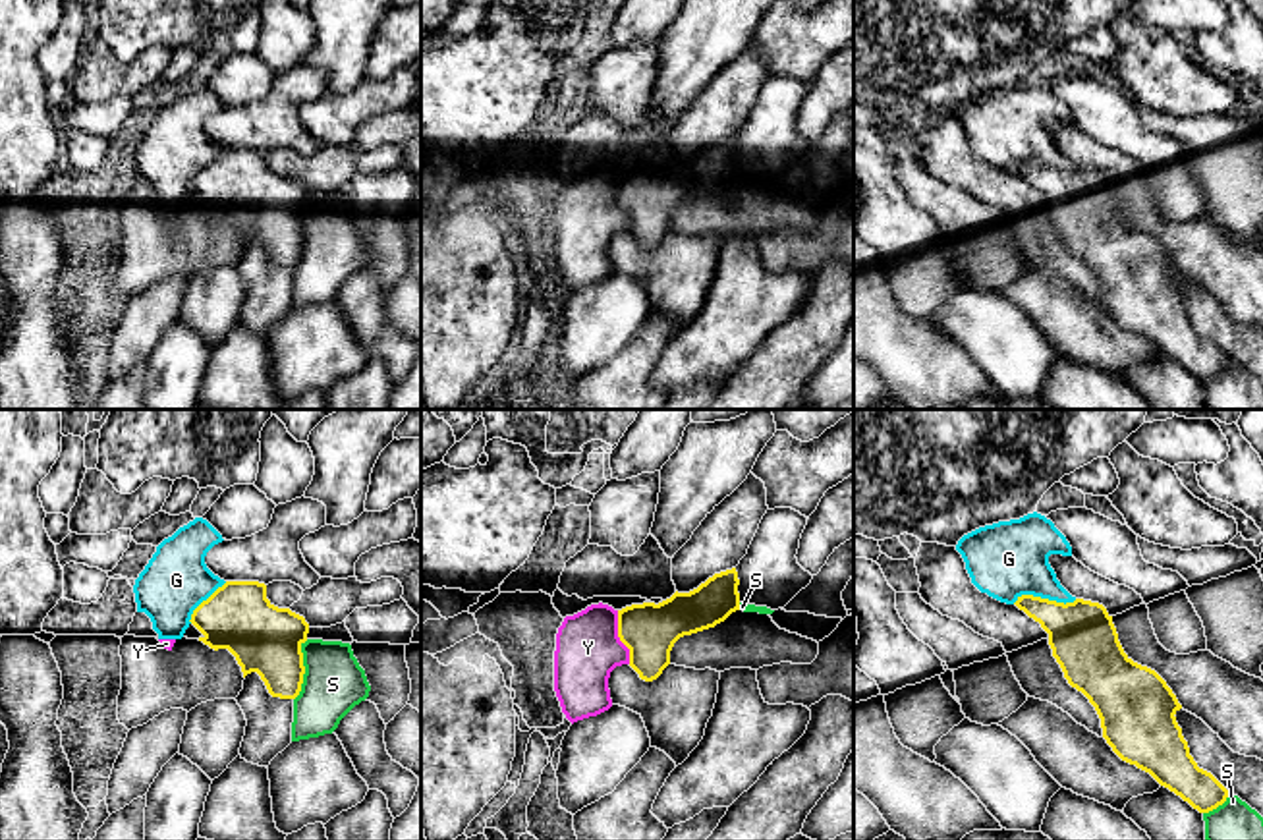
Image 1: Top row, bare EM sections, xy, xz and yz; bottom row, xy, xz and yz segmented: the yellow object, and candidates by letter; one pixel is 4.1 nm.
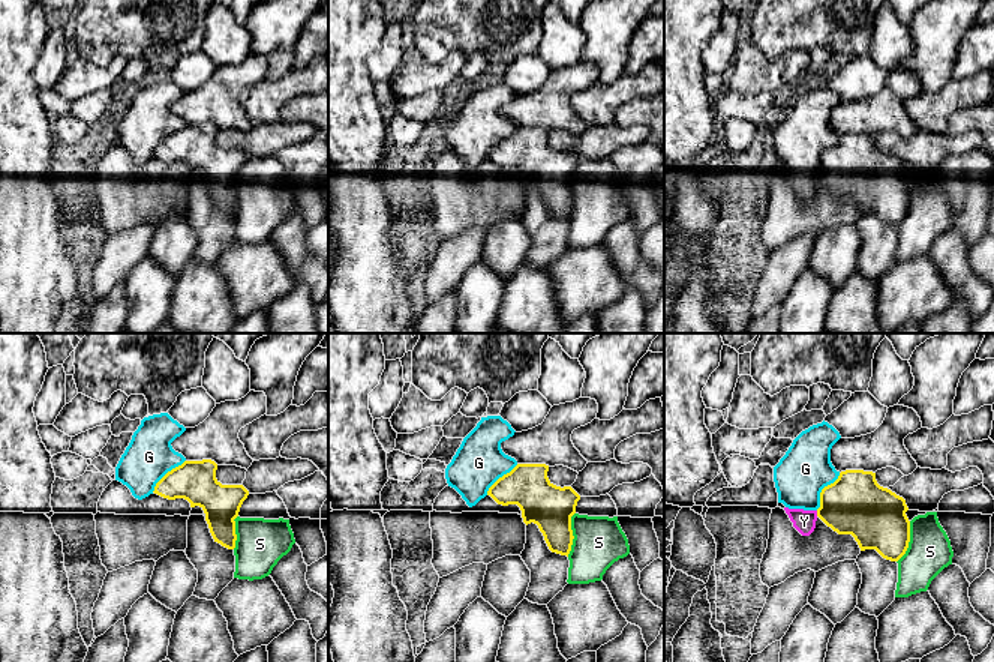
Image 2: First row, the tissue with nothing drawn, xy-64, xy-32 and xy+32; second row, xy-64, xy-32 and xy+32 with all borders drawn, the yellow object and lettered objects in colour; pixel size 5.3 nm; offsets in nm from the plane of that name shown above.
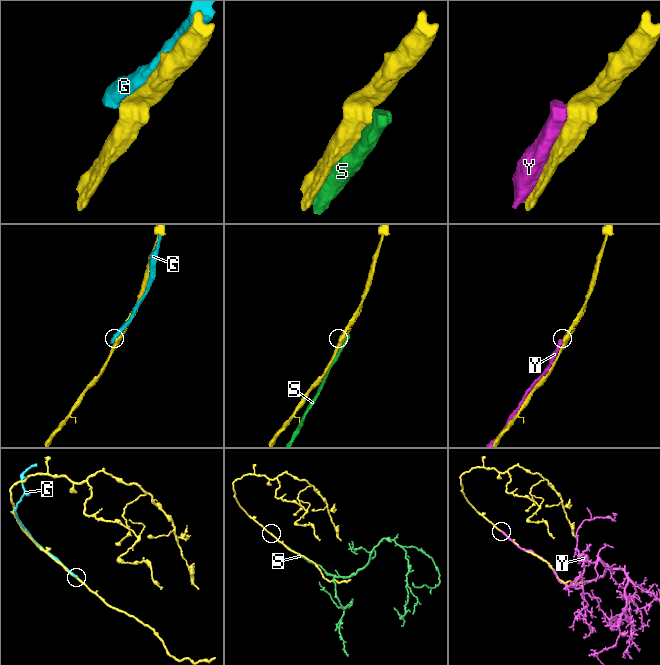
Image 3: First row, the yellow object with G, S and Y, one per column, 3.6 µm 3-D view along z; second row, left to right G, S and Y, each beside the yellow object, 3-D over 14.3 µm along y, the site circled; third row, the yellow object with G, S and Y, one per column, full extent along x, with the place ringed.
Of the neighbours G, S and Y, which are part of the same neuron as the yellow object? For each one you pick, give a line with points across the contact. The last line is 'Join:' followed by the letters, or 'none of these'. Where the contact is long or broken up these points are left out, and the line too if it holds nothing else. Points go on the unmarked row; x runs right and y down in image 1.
Join: none of these

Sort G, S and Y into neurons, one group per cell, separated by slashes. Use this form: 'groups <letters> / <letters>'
groups G Y / S

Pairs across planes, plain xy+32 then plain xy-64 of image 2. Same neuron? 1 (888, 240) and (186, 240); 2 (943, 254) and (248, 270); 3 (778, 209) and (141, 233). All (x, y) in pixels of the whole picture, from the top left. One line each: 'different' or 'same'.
1: different
2: different
3: different

